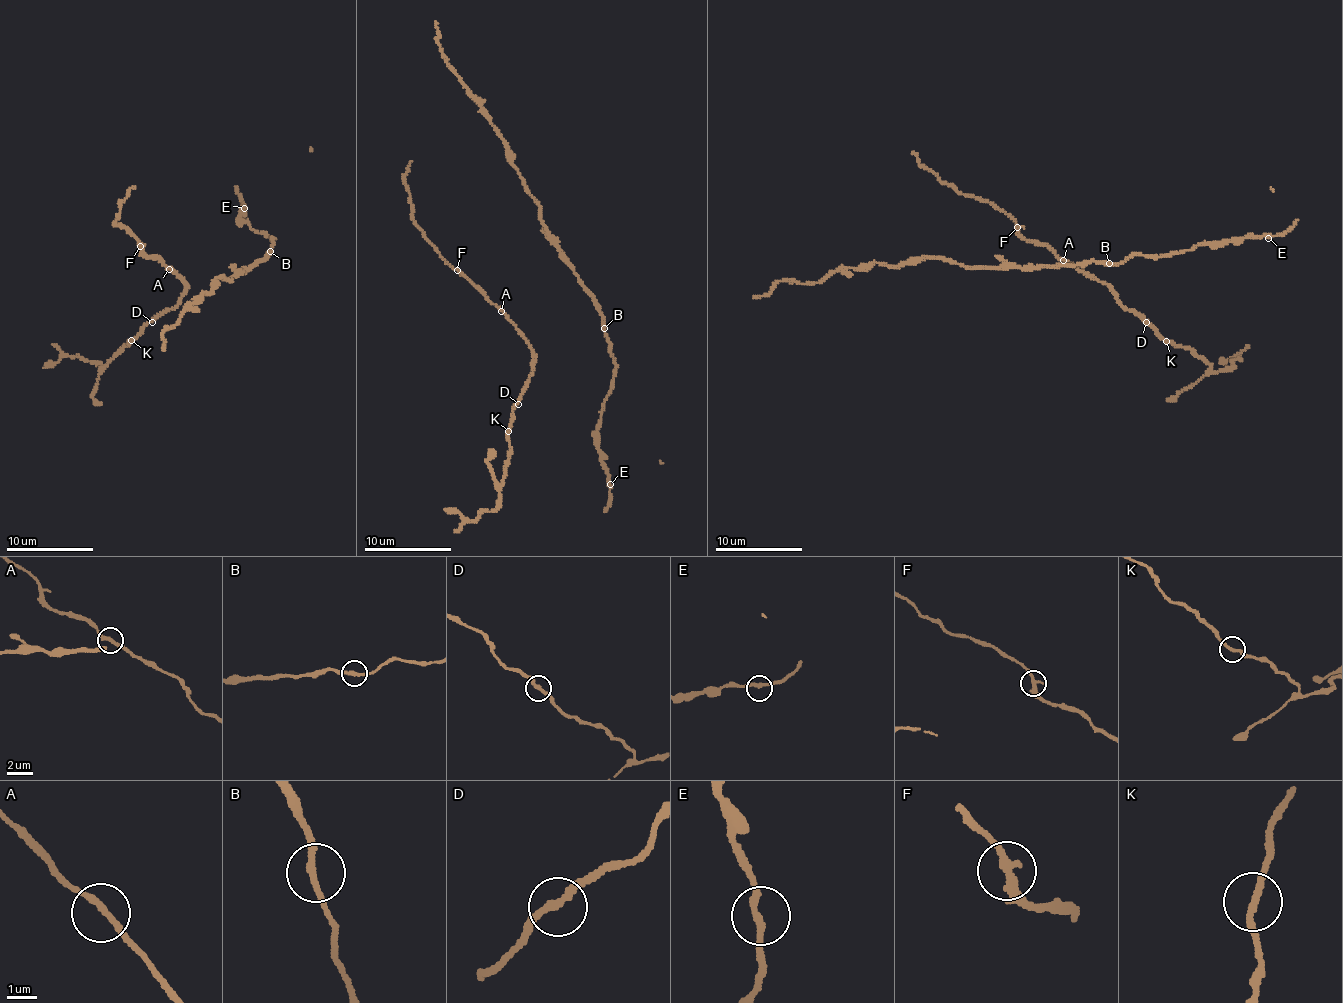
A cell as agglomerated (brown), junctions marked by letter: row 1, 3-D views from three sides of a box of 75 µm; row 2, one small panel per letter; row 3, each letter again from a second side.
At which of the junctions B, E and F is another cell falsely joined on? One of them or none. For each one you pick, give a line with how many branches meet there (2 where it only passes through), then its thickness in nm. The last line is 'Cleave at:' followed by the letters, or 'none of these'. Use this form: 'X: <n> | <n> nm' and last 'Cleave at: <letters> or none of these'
Cleave at: none of these

